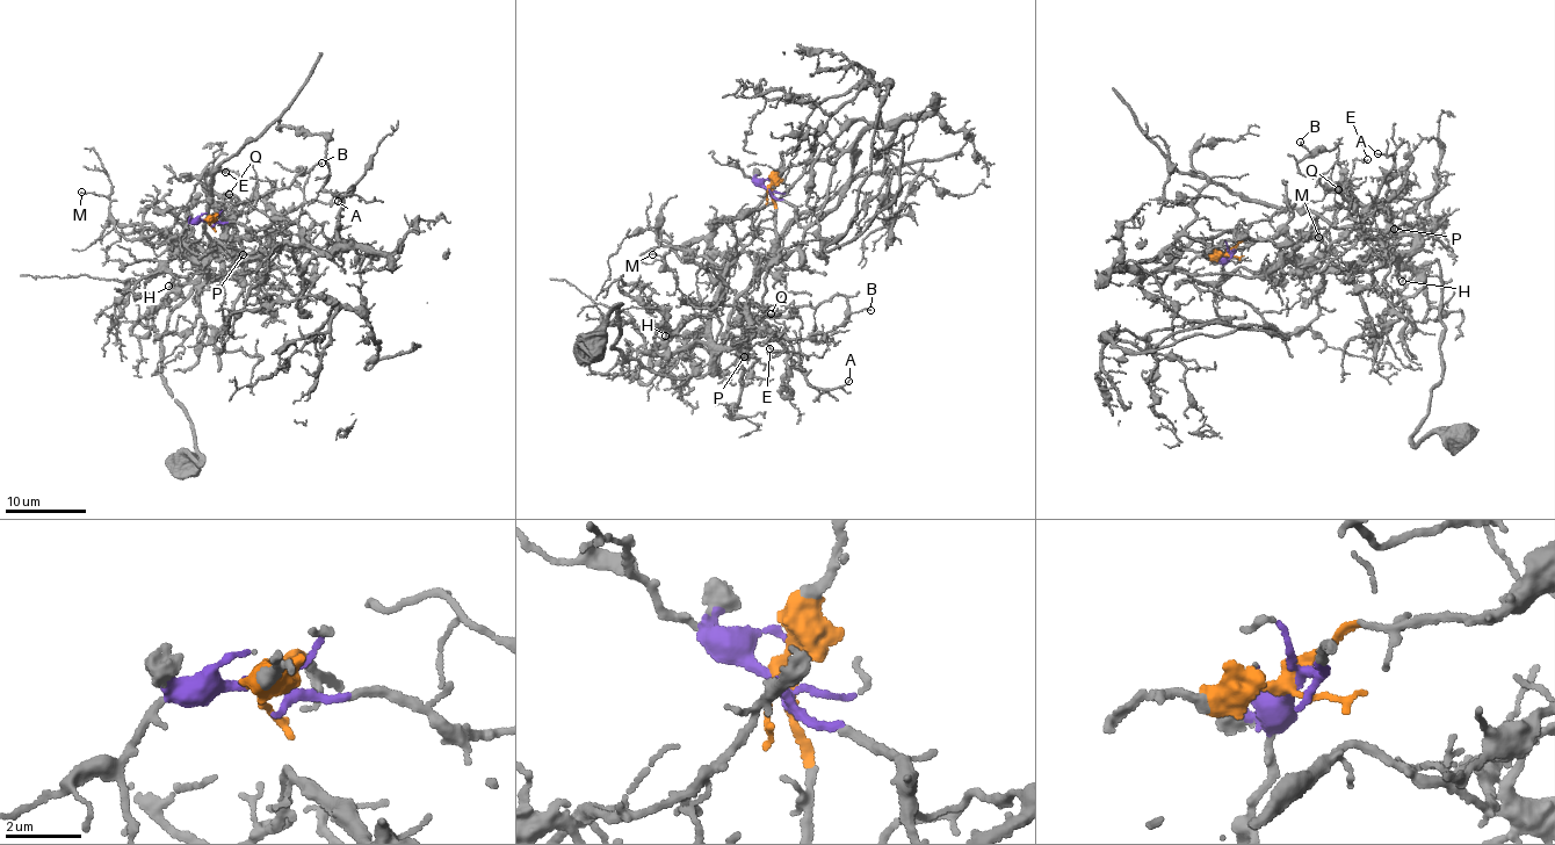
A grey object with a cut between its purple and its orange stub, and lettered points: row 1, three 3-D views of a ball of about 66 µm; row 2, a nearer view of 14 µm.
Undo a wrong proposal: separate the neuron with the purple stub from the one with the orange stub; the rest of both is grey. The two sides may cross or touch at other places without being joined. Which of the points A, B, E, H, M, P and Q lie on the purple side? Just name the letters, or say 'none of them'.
none of them

